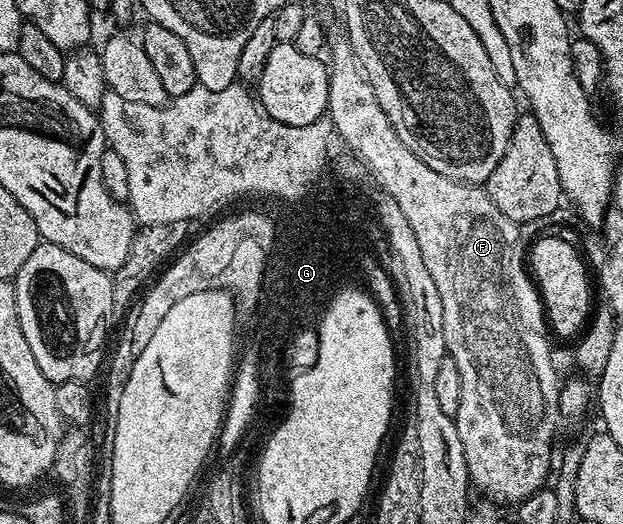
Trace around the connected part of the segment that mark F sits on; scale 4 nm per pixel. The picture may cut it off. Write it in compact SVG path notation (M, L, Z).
M339 35L338 38L331 40L328 45L328 68L330 71L330 86L328 87L328 116L330 118L330 124L332 126L333 132L338 133L342 136L342 141L344 144L350 148L349 152L353 156L357 157L359 162L364 166L365 172L367 174L371 173L374 178L372 178L373 184L377 186L379 190L384 191L385 196L394 197L396 203L400 203L400 211L404 211L404 215L408 219L408 223L412 225L412 232L416 235L416 243L420 243L420 255L424 255L424 263L428 266L428 275L432 275L432 279L436 283L436 291L440 291L440 307L444 307L444 343L446 344L446 352L448 356L453 359L456 363L456 371L460 371L460 407L456 411L454 416L454 422L456 423L456 431L460 431L460 443L464 443L464 459L466 460L466 466L468 467L468 475L470 476L471 486L475 490L478 489L486 497L491 497L494 501L499 501L502 505L510 505L510 507L517 507L524 499L528 499L528 495L535 493L537 489L543 488L547 484L546 476L551 476L552 470L550 471L550 452L554 449L554 436L558 433L558 421L560 422L560 410L558 408L558 395L560 392L560 380L558 381L558 369L554 366L554 357L550 354L550 341L546 338L546 333L548 334L548 322L546 319L545 312L542 307L542 298L538 296L538 287L534 284L529 272L528 272L528 261L524 256L524 240L521 237L521 231L519 229L519 224L513 222L512 219L506 218L503 214L500 213L499 208L496 207L495 203L492 203L492 199L486 194L485 188L476 186L476 185L466 185L462 181L453 181L448 179L448 175L440 175L440 171L432 171L432 167L428 167L428 163L424 163L420 158L414 154L412 151L408 151L408 147L404 147L404 143L400 139L400 135L396 135L396 131L392 127L392 123L388 123L388 115L384 115L384 107L380 107L380 102L376 99L376 91L372 91L372 83L368 83L366 78L366 73L362 70L362 64L360 59L356 59L356 51L350 46L349 40L345 36Z

